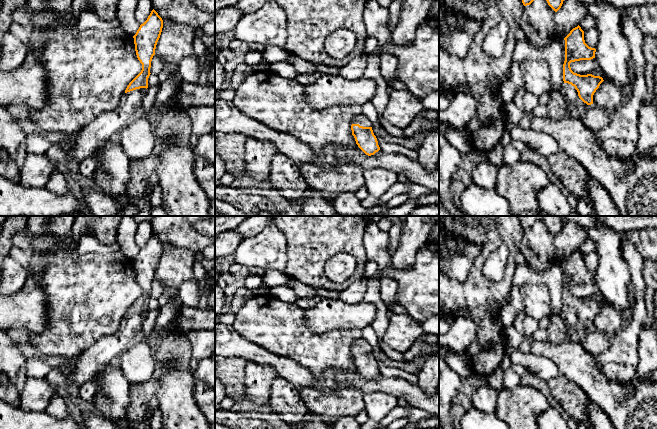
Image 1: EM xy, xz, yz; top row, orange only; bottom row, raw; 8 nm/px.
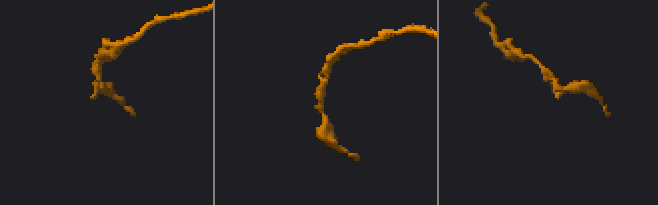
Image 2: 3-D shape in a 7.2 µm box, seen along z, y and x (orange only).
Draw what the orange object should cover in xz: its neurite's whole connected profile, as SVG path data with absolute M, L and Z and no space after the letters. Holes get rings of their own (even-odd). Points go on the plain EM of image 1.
M359 339L352 344L352 359L358 371L368 380L380 374L376 360L372 354L372 347L364 340Z

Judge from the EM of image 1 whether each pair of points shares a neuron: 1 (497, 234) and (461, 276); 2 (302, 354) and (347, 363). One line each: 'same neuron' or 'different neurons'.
1: different neurons
2: same neuron

